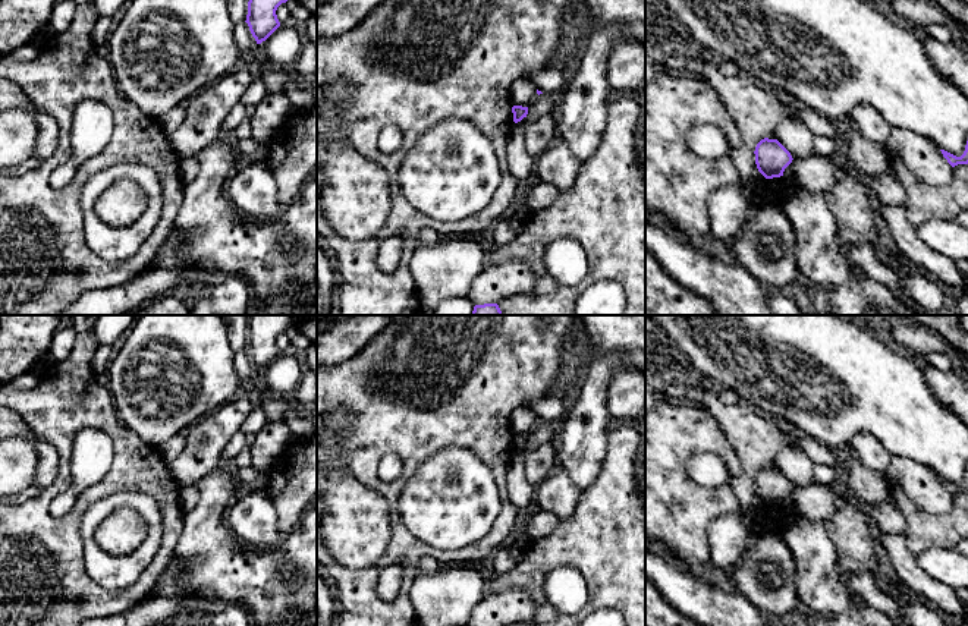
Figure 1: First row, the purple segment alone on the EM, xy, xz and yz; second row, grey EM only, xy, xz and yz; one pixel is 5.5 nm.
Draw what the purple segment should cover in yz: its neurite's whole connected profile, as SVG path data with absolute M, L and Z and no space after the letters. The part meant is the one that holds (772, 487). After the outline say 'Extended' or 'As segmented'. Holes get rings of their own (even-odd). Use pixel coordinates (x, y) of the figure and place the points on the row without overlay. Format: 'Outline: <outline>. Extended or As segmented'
Outline: M761 468L755 475L755 493L766 507L783 504L785 497L792 491L791 481L777 468Z. As segmented

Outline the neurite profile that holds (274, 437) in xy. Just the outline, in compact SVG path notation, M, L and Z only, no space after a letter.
M267 421L251 438L249 452L252 463L258 471L268 471L271 465L289 449L295 435L286 421Z

